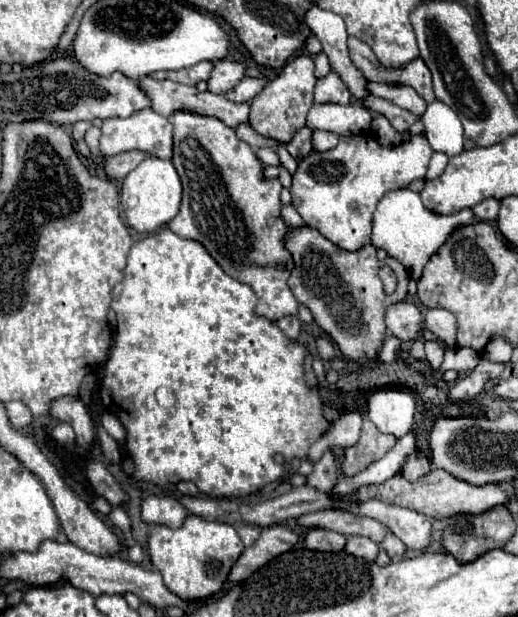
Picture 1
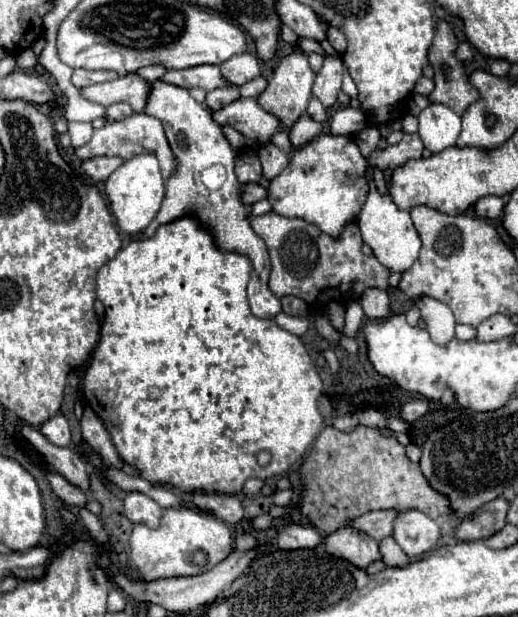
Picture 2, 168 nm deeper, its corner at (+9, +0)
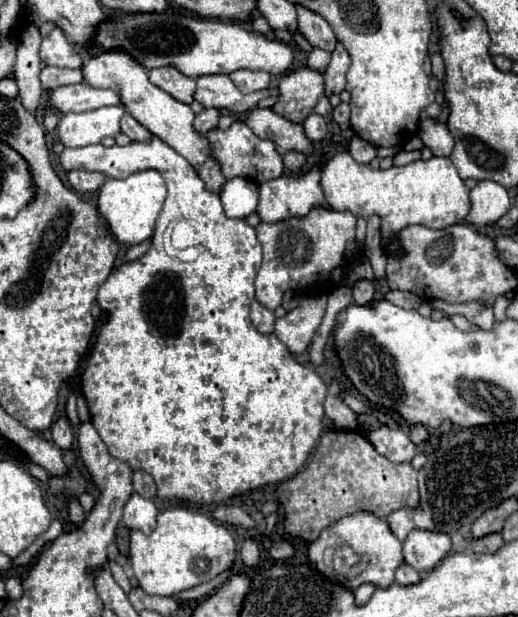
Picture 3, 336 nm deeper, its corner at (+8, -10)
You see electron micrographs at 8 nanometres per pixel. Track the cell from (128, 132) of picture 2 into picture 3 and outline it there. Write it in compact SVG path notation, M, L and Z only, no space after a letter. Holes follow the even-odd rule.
M153 136L151 142L133 142L129 146L105 148L101 144L95 144L95 146L85 146L85 148L65 148L61 152L59 160L65 170L89 170L89 172L105 174L107 178L127 178L133 172L153 168L165 178L165 184L169 190L163 212L157 220L149 250L139 260L125 262L117 270L113 270L109 274L109 278L101 284L99 294L97 294L99 306L101 306L101 310L105 310L109 320L101 326L101 330L97 334L95 346L87 358L87 366L81 376L81 384L83 384L83 396L85 396L89 412L91 412L91 424L95 426L101 440L109 448L109 454L117 460L129 462L129 466L133 470L145 470L147 474L151 474L157 482L159 498L181 498L187 502L197 502L197 504L223 502L223 500L239 496L247 490L253 490L253 488L259 488L265 484L277 484L277 482L283 482L283 480L291 478L293 474L297 474L297 470L305 464L305 460L313 452L313 448L323 432L321 420L325 416L323 402L327 396L327 386L311 368L293 360L291 352L287 350L287 346L283 342L277 340L277 336L259 334L251 324L249 306L255 300L253 280L261 266L261 244L257 242L255 230L249 224L245 224L245 220L227 218L223 212L219 194L207 190L205 182L199 178L199 174L193 170L193 166L181 154L177 154L171 146L167 146L163 140L159 140L157 136Z

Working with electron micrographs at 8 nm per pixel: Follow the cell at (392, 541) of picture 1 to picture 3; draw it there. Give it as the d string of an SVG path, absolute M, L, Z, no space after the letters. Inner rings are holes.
M401 564L401 566L397 568L395 580L397 580L397 584L401 584L401 586L411 586L411 584L417 584L417 582L421 580L421 574L419 574L415 568L411 568L409 564Z

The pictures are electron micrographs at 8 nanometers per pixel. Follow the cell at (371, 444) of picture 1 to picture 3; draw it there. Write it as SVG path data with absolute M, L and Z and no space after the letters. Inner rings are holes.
M331 430L325 432L309 460L309 464L295 474L293 478L281 482L277 486L277 498L285 508L285 530L291 536L299 536L305 542L315 542L319 532L325 530L331 522L341 516L353 514L357 510L371 510L379 516L387 518L391 512L399 508L415 508L419 504L417 494L417 470L411 464L393 464L385 456L377 454L373 444L357 430Z

